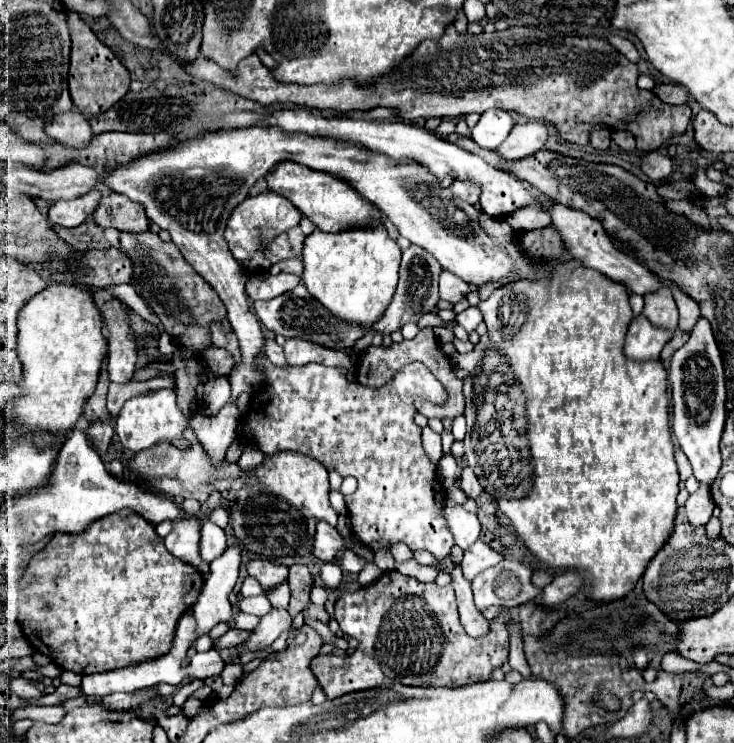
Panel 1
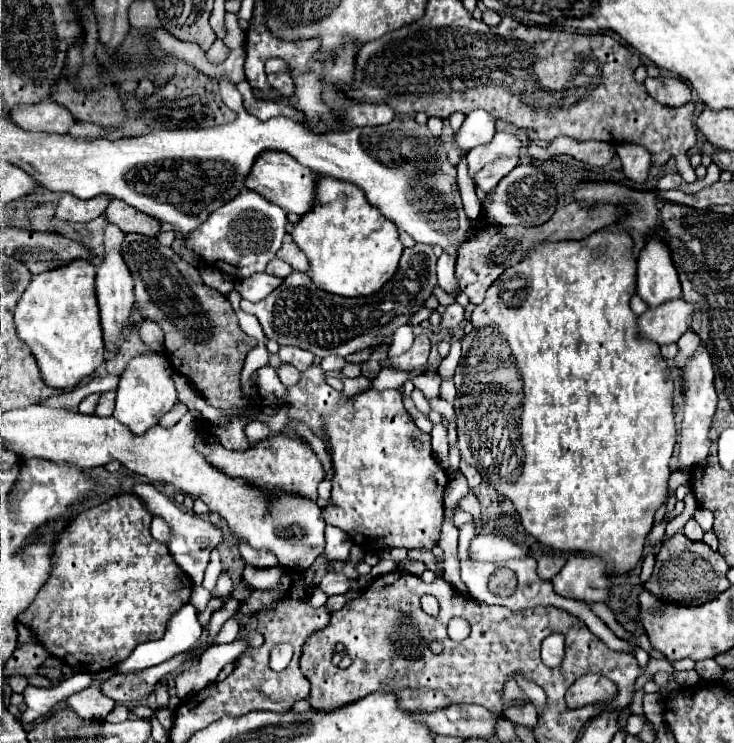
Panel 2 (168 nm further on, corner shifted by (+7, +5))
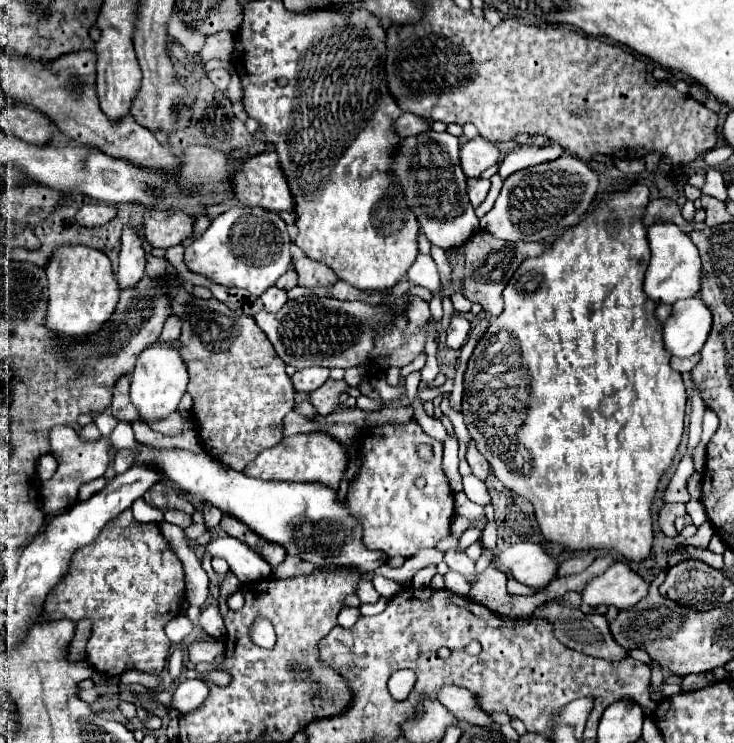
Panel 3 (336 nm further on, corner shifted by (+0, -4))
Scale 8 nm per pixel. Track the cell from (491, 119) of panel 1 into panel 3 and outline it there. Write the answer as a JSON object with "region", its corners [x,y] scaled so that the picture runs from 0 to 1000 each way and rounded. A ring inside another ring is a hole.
{"region":[[[650,182],[628,198],[628,225],[636,238],[653,238],[655,230],[680,219],[680,201],[666,187]]]}

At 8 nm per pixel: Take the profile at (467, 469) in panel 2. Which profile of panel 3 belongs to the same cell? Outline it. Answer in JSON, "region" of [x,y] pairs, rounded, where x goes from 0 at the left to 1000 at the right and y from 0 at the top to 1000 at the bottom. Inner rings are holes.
{"region":[[[642,594],[639,607],[636,607],[636,623],[639,623],[639,629],[642,629],[642,634],[644,634],[647,642],[653,642],[655,647],[663,645],[663,639],[666,639],[666,626],[663,626],[661,615],[647,604],[647,596],[644,596],[644,594]]]}

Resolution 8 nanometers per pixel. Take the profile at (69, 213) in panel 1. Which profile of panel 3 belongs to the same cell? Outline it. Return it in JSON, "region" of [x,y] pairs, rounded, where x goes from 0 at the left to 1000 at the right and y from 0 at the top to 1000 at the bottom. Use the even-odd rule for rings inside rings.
{"region":[[[127,273],[127,276],[116,276],[105,284],[102,297],[113,306],[140,306],[146,303],[151,295],[157,292],[157,279],[154,276],[143,276],[143,273]]]}

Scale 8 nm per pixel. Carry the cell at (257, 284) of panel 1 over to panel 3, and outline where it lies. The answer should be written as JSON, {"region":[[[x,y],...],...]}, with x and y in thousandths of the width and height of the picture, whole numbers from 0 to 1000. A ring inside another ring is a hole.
{"region":[[[366,386],[353,402],[358,405],[358,410],[361,410],[364,419],[375,421],[375,419],[380,419],[380,416],[388,410],[388,405],[391,405],[391,394],[388,394],[386,389],[380,389],[380,386]]]}

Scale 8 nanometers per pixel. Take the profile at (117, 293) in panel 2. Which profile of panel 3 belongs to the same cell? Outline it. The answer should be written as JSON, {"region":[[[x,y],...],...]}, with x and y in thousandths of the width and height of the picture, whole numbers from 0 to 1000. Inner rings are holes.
{"region":[[[170,306],[162,338],[162,362],[159,362],[162,389],[184,386],[184,381],[189,381],[195,370],[198,370],[198,338],[192,319],[181,308]]]}

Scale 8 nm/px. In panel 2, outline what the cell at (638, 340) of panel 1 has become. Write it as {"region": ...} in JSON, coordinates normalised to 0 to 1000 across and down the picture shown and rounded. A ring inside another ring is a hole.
{"region":[[[932,401],[910,404],[902,412],[886,415],[869,428],[872,452],[896,463],[918,463],[940,441],[946,412]]]}

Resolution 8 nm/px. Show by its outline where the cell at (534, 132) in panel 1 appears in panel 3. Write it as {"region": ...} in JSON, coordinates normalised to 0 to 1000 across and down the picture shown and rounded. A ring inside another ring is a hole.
{"region":[[[636,241],[639,246],[639,252],[636,252],[636,257],[639,257],[639,268],[642,268],[642,273],[644,273],[644,279],[650,279],[658,268],[661,268],[661,262],[663,262],[663,257],[666,257],[666,252],[669,252],[669,244],[666,241]]]}

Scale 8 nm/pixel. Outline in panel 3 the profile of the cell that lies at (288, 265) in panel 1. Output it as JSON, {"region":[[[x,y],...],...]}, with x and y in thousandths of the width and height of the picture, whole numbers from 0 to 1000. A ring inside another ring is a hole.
{"region":[[[394,362],[394,365],[388,365],[383,373],[380,373],[380,378],[377,378],[377,386],[380,389],[396,389],[396,386],[402,386],[405,384],[405,367],[399,365],[399,362]]]}

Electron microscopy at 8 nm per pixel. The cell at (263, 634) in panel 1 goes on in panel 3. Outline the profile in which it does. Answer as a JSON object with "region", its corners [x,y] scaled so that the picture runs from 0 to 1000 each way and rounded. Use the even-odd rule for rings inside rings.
{"region":[[[252,914],[241,922],[233,952],[247,957],[247,962],[260,960],[277,949],[282,935],[285,935],[285,922],[277,914]]]}

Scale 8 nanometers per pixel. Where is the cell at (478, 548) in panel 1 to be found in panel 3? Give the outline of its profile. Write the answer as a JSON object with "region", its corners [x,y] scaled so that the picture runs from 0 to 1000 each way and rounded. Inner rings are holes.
{"region":[[[715,728],[680,742],[674,758],[693,766],[699,779],[721,790],[740,790],[759,771],[759,758],[734,734]]]}

